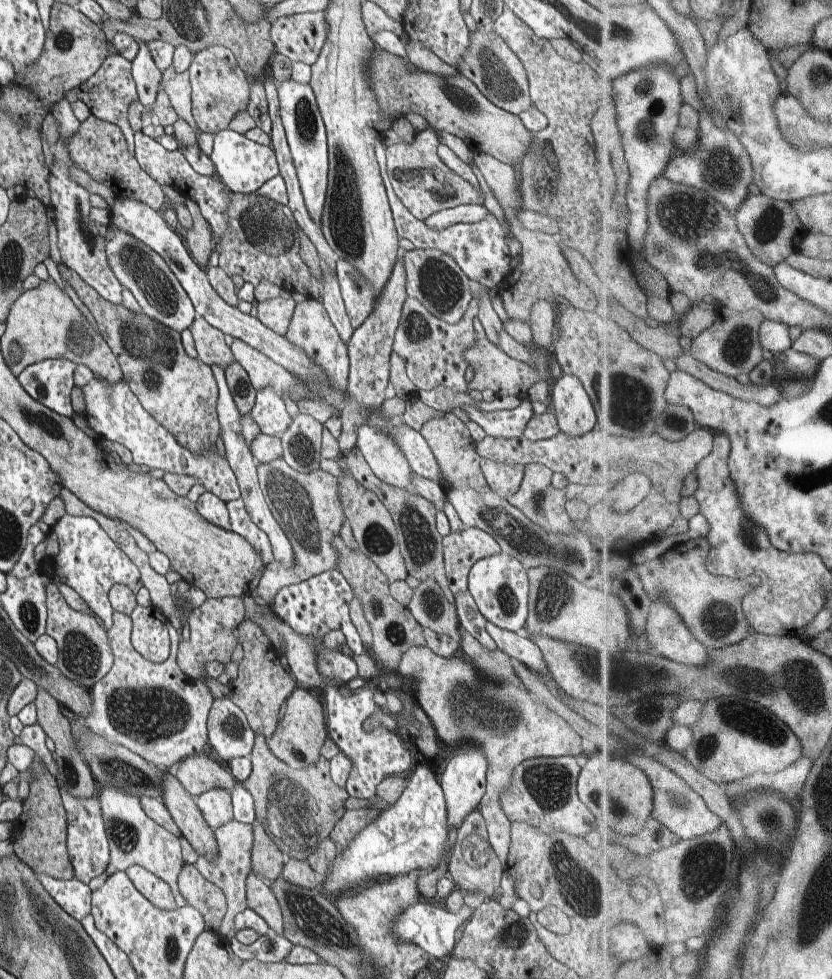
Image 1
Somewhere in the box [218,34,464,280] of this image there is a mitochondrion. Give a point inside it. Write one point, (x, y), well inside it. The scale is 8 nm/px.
(344, 216)

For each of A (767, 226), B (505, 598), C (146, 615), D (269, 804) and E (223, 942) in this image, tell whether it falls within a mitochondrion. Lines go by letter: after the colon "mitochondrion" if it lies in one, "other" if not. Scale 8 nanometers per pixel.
A: mitochondrion
B: mitochondrion
C: other
D: mitochondrion
E: other

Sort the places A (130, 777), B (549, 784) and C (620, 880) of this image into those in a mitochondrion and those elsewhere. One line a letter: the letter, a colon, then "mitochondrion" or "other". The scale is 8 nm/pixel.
A: mitochondrion
B: mitochondrion
C: other

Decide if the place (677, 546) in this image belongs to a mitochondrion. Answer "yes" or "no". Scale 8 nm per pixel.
no

